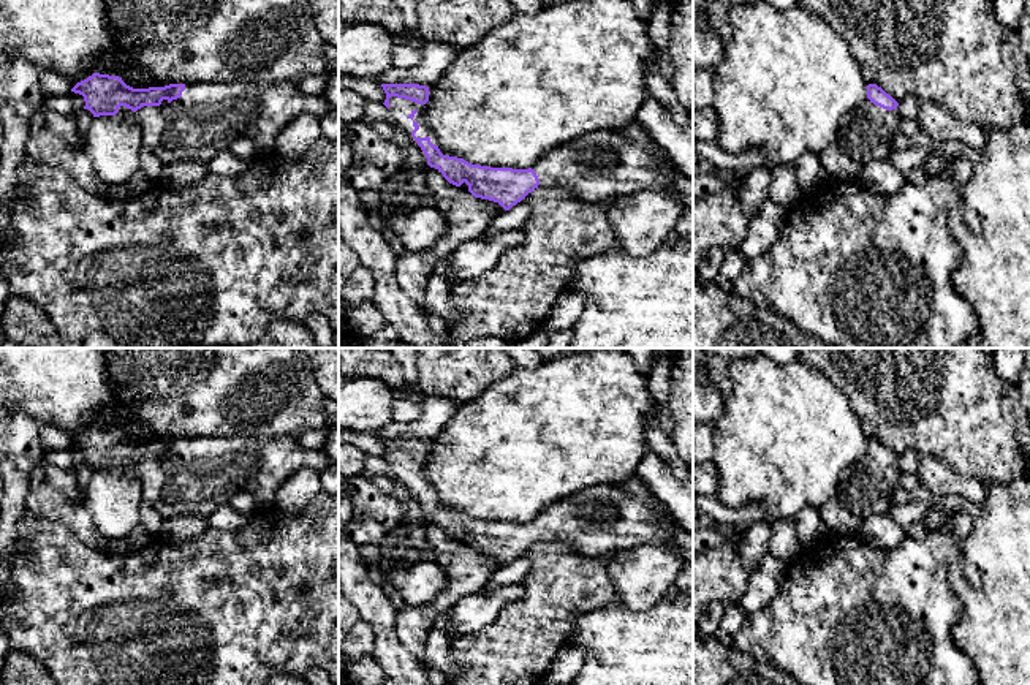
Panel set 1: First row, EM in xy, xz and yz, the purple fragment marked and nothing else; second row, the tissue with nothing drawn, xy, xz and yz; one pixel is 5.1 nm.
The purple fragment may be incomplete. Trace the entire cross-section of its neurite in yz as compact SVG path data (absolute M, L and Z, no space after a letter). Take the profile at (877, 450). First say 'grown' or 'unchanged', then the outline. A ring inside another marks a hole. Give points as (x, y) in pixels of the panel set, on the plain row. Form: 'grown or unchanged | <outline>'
grown | M877 438L867 440L867 454L853 464L842 479L837 498L854 516L888 513L899 487L899 457Z

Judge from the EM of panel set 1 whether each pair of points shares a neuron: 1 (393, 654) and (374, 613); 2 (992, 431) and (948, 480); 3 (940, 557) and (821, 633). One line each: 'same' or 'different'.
1: same
2: different
3: same

